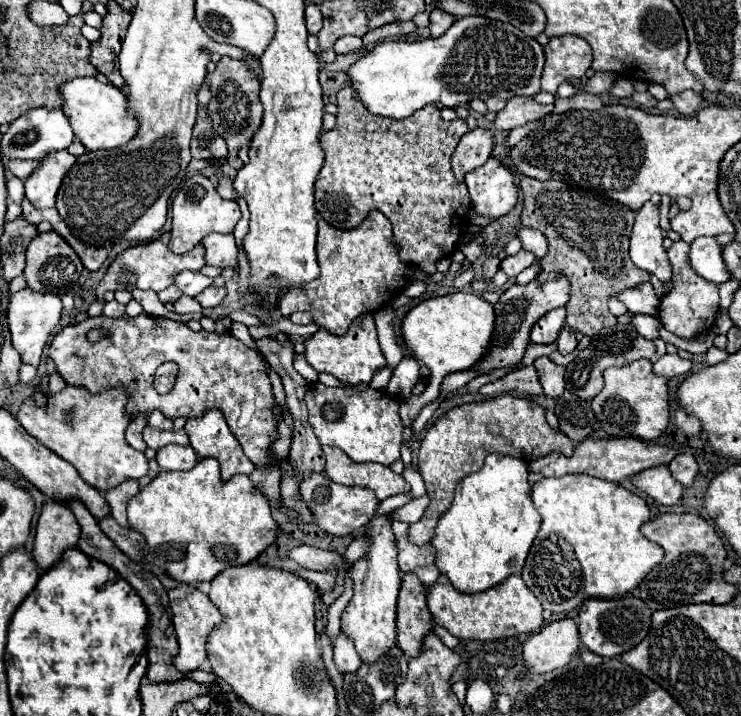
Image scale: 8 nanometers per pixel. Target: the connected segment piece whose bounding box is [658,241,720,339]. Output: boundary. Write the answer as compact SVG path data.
M678 241L674 243L670 249L668 249L668 257L670 257L670 265L672 265L672 291L668 295L662 297L660 301L660 311L658 311L658 317L664 325L664 329L668 329L670 333L678 335L678 337L684 337L684 339L690 339L706 329L710 329L714 325L714 319L716 319L716 313L720 309L720 299L718 299L718 285L716 283L710 283L706 281L704 277L700 277L690 261L688 261L688 251L690 251L690 245L684 243L684 241Z

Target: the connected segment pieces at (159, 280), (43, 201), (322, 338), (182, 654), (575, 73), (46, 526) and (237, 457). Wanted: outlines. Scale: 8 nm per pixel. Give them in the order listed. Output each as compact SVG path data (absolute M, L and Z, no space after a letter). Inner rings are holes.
M164 233L160 235L158 239L154 241L148 241L148 243L142 243L142 245L134 245L134 247L128 247L124 249L108 267L106 275L102 277L102 281L98 283L96 287L96 295L98 299L102 299L102 295L106 291L118 291L118 289L124 289L124 291L132 291L132 289L152 289L152 291L162 291L166 289L168 285L174 283L176 275L184 269L190 269L190 271L200 271L206 261L204 261L204 245L196 245L190 253L184 253L184 255L176 255L168 249L168 239L170 239L170 233Z
M50 151L44 159L40 159L40 165L24 181L26 197L30 203L38 209L54 207L60 183L74 163L76 157L68 151Z
M362 315L356 321L352 321L350 329L346 335L338 337L328 333L326 329L318 329L312 337L306 339L304 343L306 351L306 361L318 371L318 373L330 373L342 383L350 385L360 385L360 383L370 383L374 373L386 367L386 359L382 355L382 349L378 345L378 335L376 335L376 325L372 315Z
M192 585L176 587L174 591L168 591L168 597L170 597L172 615L174 615L172 625L176 629L176 637L178 637L178 643L180 643L180 651L178 651L176 659L174 659L174 665L182 673L190 673L190 671L196 671L196 669L200 669L204 665L208 633L220 623L222 615L216 609L216 605L212 605L210 599Z
M574 35L550 39L544 51L546 51L546 67L542 75L542 85L550 83L550 87L542 87L542 91L548 93L556 93L558 85L572 77L582 77L592 63L590 45Z
M48 501L42 507L36 539L34 539L34 559L42 569L50 569L60 555L74 547L80 539L80 525L70 509L56 501Z
M208 409L202 417L190 417L184 429L198 457L214 457L220 461L224 481L238 473L250 475L256 469L228 429L222 411Z

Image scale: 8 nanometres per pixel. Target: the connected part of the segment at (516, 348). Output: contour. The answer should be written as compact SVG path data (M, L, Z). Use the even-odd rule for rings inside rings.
M540 273L534 281L528 285L512 285L506 289L498 303L494 305L496 311L496 331L492 339L492 347L488 351L490 365L502 367L502 363L510 363L510 367L516 367L526 351L526 345L530 341L530 329L532 325L550 309L566 305L570 299L570 281L566 275L560 273Z

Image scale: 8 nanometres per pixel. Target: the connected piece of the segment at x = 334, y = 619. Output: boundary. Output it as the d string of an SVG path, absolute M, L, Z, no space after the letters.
M346 577L346 589L344 589L344 593L330 605L330 609L328 609L328 625L326 625L326 633L334 639L334 635L336 635L336 631L340 631L340 615L342 615L342 611L344 611L344 607L348 605L348 601L352 599L352 581L350 581L350 577Z

